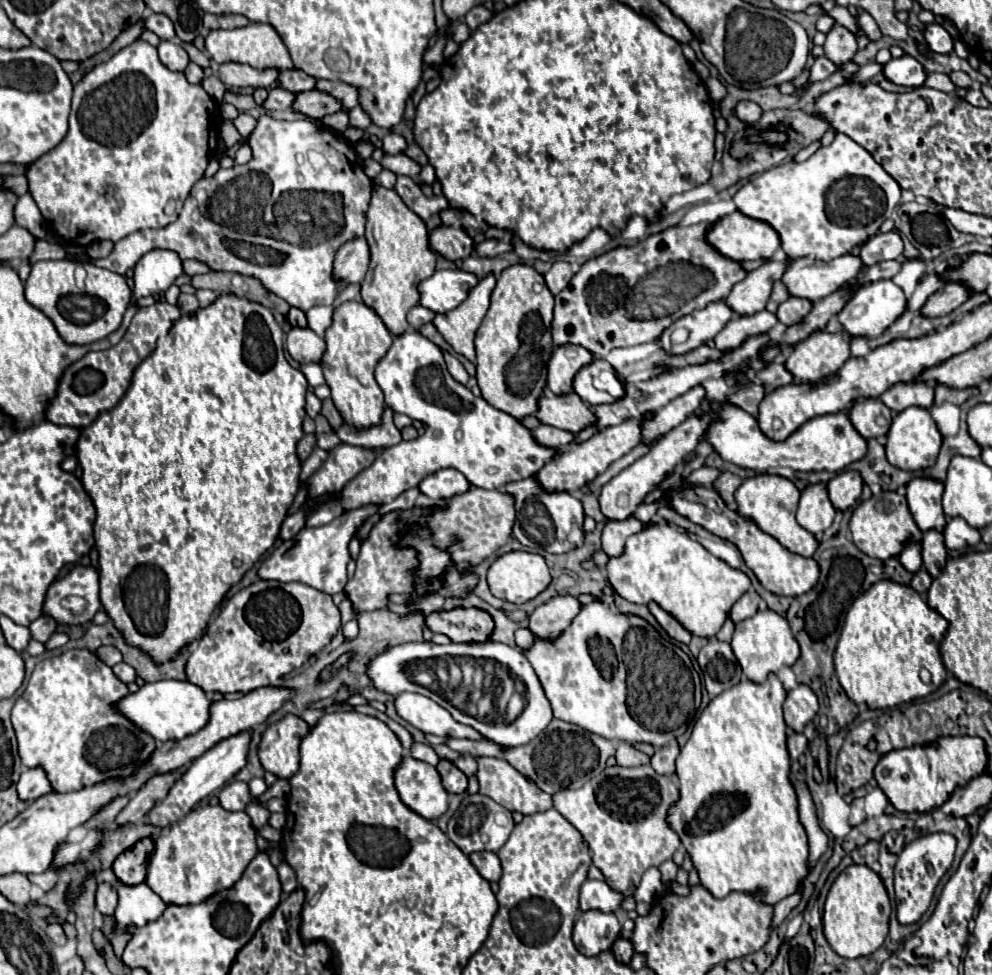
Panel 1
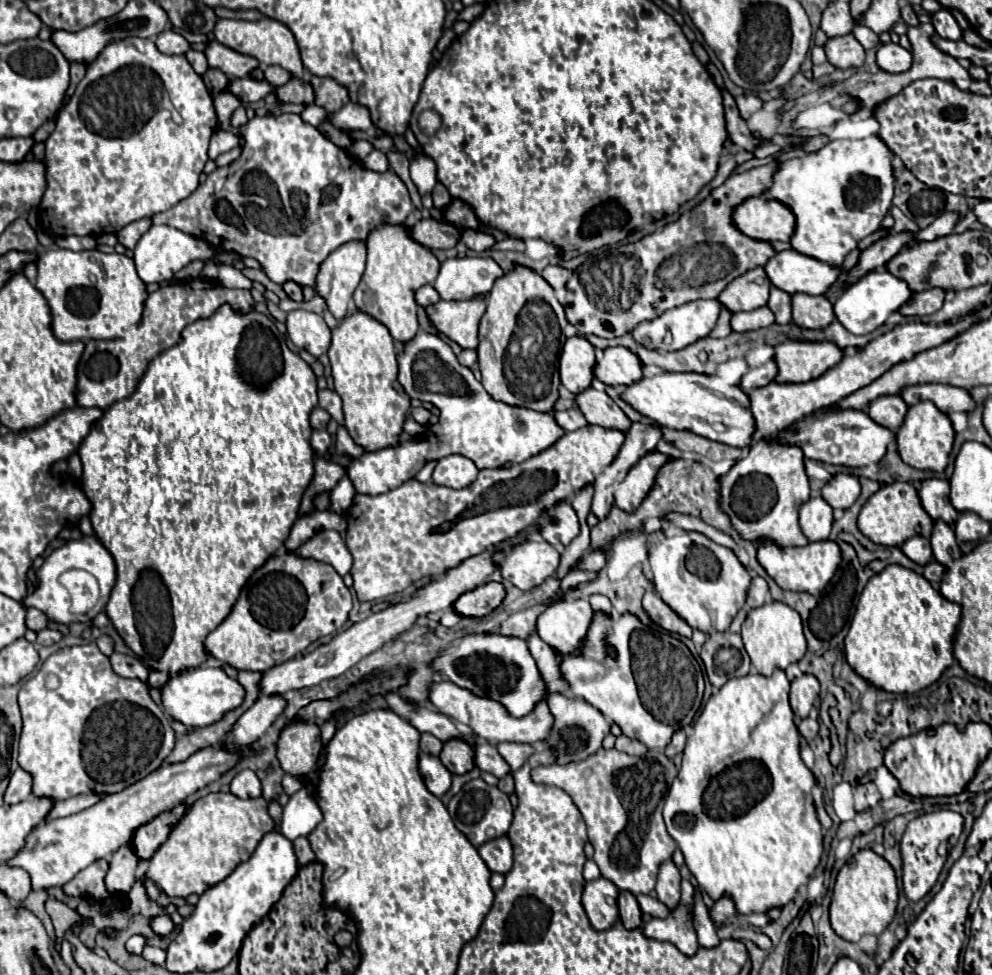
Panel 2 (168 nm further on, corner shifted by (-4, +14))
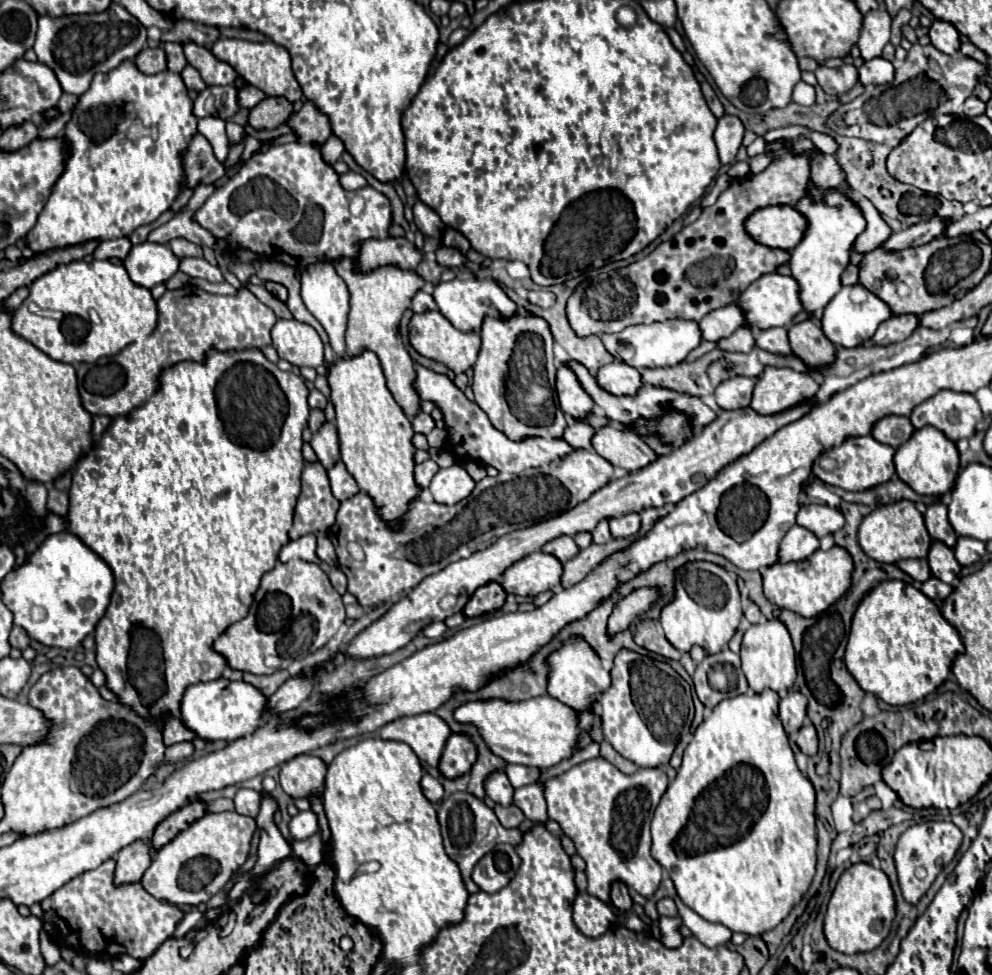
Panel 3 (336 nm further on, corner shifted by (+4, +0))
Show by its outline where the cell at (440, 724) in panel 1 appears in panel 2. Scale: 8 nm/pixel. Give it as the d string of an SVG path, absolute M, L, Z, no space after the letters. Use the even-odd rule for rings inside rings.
M442 680L442 682L434 682L430 688L430 704L444 712L446 716L470 726L480 738L484 738L490 744L500 744L500 742L518 742L518 744L534 744L534 742L544 742L550 732L552 732L552 724L554 724L554 716L548 708L546 700L540 700L532 712L528 712L522 718L514 718L500 702L486 698L486 696L476 696L466 688L456 686L450 680Z

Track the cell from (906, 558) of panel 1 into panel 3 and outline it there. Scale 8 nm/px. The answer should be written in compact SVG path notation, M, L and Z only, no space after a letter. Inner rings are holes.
M908 558L908 560L900 560L898 568L904 570L908 576L912 576L918 582L926 582L930 578L930 566L926 558Z

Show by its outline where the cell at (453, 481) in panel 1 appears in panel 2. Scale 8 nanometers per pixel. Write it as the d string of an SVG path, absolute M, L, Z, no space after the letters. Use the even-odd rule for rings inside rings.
M454 454L454 456L446 456L438 460L432 480L440 486L464 488L464 486L470 486L476 480L476 476L478 476L476 464L466 456Z

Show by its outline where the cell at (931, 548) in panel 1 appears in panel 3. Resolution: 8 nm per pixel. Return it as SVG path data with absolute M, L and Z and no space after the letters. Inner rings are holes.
M938 540L932 542L930 552L928 552L928 564L930 564L930 570L932 570L934 578L938 578L938 580L942 580L950 586L958 584L960 564L954 558L952 548L948 548L944 542L938 542Z

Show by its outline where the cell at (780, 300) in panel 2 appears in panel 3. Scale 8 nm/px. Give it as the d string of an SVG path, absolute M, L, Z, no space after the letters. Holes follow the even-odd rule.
M766 328L760 330L756 336L756 346L764 348L774 354L790 354L790 344L788 344L788 332L786 328Z

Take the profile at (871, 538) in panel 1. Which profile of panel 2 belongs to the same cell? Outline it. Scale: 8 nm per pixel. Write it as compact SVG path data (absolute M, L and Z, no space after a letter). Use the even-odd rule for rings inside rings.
M894 482L894 484L882 486L876 494L872 494L866 500L858 516L860 532L866 538L870 538L874 544L882 544L882 546L902 546L912 536L930 538L932 526L934 526L934 520L922 508L918 490L910 482Z

